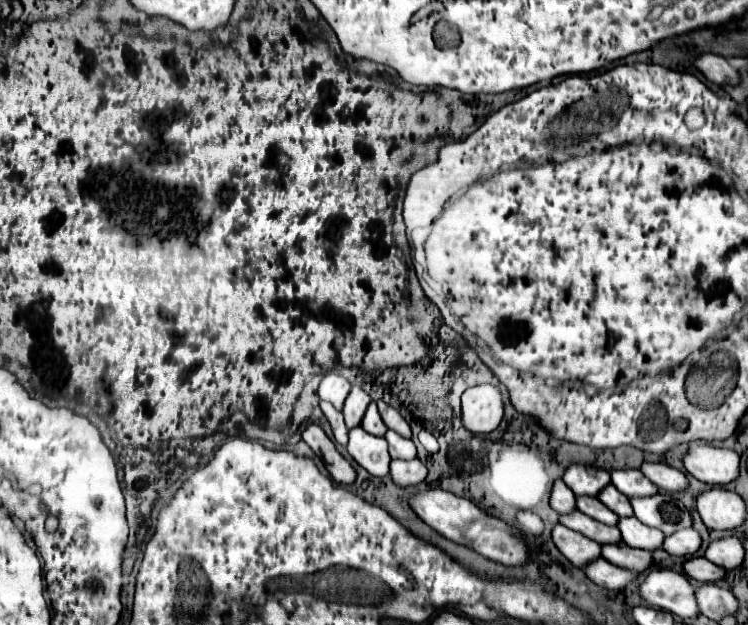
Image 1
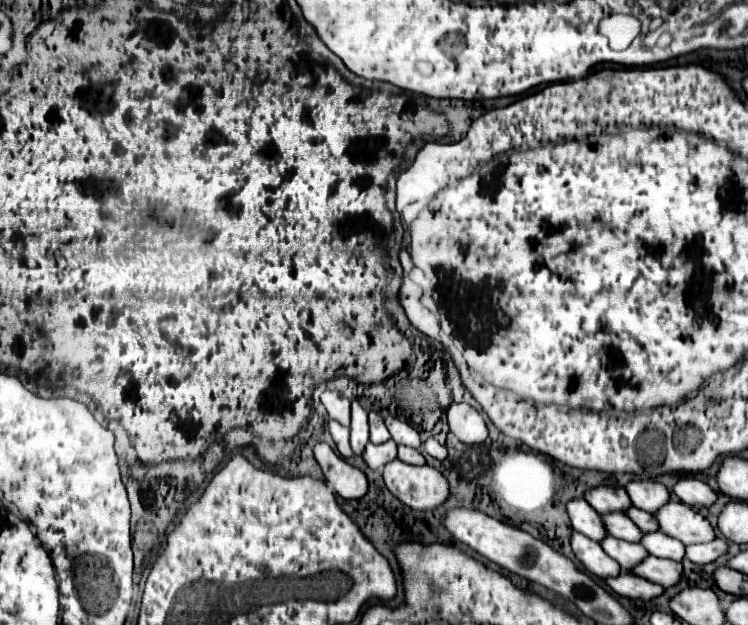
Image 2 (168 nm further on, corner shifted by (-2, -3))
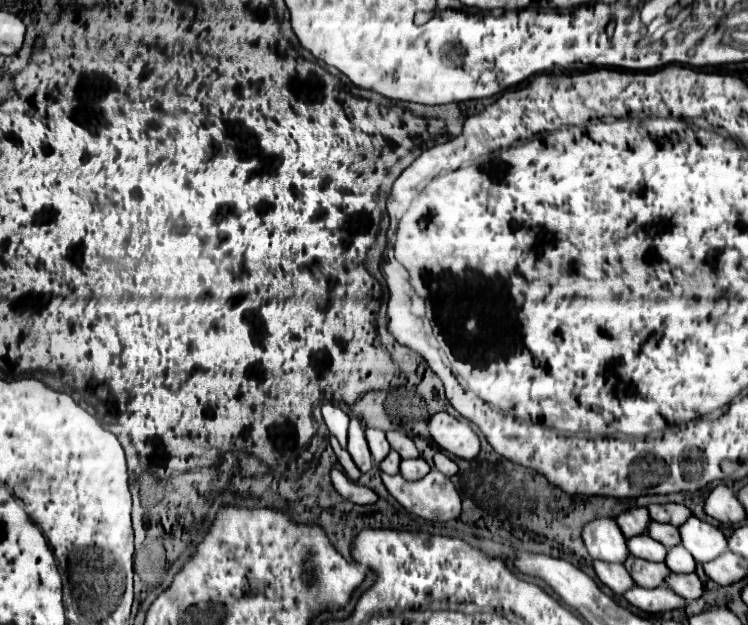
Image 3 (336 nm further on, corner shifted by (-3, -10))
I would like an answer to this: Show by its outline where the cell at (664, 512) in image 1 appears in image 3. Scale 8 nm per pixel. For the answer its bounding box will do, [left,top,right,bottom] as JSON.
[680,516,728,564]

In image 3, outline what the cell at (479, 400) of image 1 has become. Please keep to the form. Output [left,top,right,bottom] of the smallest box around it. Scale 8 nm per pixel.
[428,412,480,460]

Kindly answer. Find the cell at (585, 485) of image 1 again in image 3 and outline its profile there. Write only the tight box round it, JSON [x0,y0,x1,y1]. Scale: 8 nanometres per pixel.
[616,508,652,538]

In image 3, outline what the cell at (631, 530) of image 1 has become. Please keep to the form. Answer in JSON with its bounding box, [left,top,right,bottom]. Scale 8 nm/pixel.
[666,546,696,574]

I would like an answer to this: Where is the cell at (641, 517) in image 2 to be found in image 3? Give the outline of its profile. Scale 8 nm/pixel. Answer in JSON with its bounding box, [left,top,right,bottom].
[648,522,680,548]

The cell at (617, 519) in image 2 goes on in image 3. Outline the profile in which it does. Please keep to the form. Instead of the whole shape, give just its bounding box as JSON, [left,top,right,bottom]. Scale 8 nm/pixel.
[628,534,666,562]

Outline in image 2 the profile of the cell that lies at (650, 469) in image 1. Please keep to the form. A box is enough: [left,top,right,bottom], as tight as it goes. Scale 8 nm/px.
[673,477,717,509]

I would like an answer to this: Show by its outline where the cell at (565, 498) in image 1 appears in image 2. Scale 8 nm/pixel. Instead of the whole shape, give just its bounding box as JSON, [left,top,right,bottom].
[567,499,607,541]

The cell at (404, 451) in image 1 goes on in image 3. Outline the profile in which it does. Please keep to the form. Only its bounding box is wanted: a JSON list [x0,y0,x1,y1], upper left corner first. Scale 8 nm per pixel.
[400,458,430,480]

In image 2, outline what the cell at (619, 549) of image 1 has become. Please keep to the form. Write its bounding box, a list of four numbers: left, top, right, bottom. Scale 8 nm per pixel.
[631,557,681,587]

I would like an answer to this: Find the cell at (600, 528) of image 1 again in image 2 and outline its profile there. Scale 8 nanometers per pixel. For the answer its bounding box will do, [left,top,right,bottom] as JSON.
[599,535,649,571]

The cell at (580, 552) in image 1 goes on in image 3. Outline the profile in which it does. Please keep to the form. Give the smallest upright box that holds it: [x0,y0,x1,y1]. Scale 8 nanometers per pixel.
[594,560,634,594]

